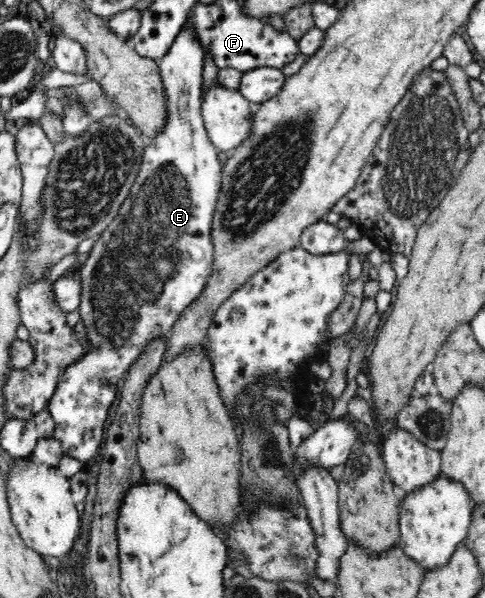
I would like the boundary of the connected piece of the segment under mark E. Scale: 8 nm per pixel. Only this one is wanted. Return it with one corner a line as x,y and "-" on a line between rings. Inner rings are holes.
185,25
181,29
175,42
171,45
169,51
157,61
159,66
160,78
162,81
162,88
165,94
165,106
167,106
166,120
158,129
158,133
152,137
152,142
149,146
145,147
143,151
143,159
140,163
139,173
137,174
135,183
131,187
127,199
121,205
119,209
119,215
111,221
111,225
107,227
103,233
101,233
101,239
99,239
97,245
91,249
89,258
84,262
81,269
81,305
80,317
86,325
86,337
87,342
91,342
91,348
93,351
89,355
85,355
79,363
71,363
71,367
67,367
67,371
61,375
59,383
57,383
57,389
51,397
51,401
48,403
46,410
52,415
54,419
54,430
52,431
52,437
61,443
64,456
77,459
79,462
87,464
90,459
95,457
99,447
101,447
101,439
103,439
103,425
107,419
107,411
109,406
115,399
115,385
121,377
125,377
127,368
130,367
141,350
146,346
146,343
159,334
168,335
173,327
173,324
179,319
179,314
182,313
184,307
194,300
199,292
206,286
208,275
211,271
213,261
213,244
211,244
210,225
213,217
213,210
218,197
221,179
221,162
217,158
218,150
211,143
208,133
204,126
204,119
202,118
202,85
203,85
203,63
204,53
201,46
199,46
199,40
195,40
191,28

